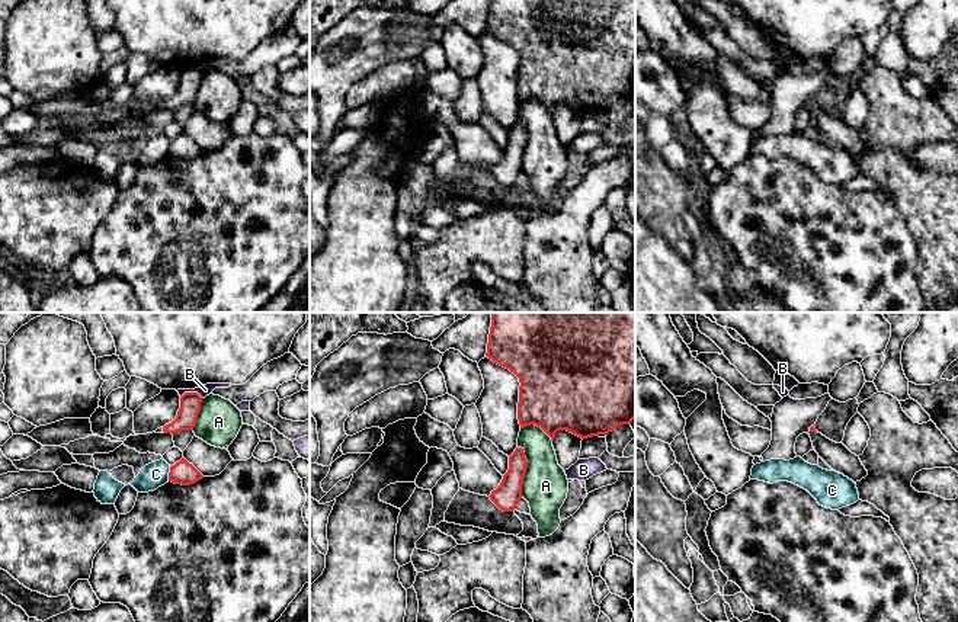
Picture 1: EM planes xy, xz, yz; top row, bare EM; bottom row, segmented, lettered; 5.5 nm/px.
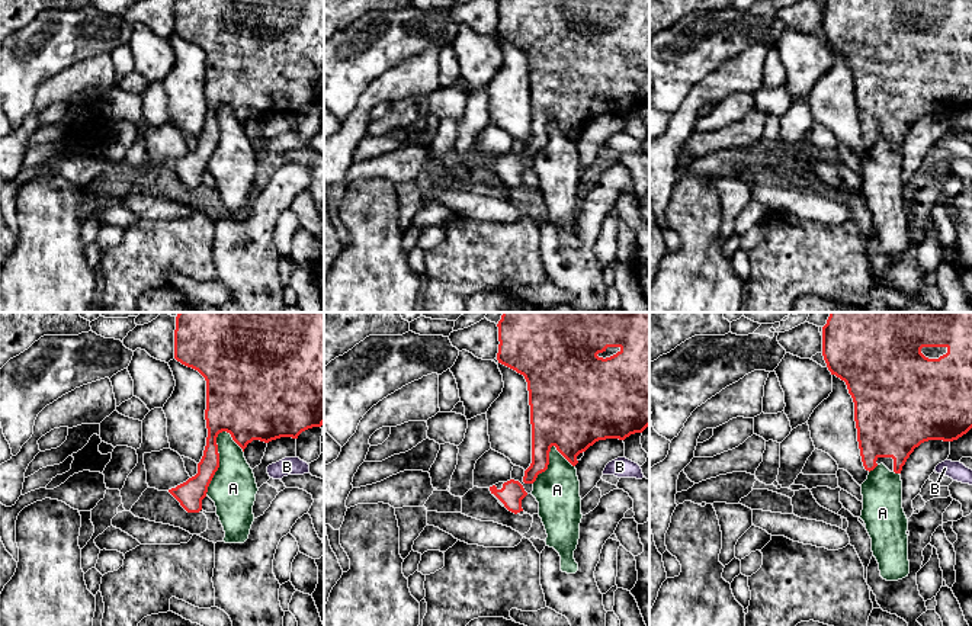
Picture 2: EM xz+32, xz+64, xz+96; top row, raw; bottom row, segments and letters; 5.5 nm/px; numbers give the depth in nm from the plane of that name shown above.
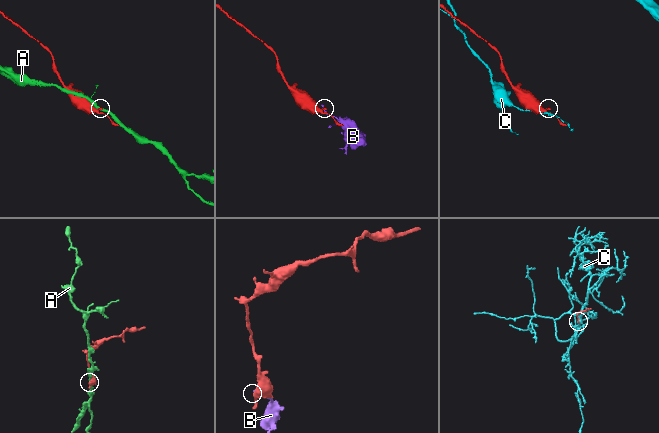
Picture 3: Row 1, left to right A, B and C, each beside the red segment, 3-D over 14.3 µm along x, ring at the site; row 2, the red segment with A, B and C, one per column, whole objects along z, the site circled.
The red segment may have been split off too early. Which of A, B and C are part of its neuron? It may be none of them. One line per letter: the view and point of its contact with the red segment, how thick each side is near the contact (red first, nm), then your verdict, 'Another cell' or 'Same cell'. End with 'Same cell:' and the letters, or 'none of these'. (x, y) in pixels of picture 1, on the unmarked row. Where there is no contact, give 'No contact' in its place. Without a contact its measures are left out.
A: Touches red at xz (525, 146). Thickness 140 nm (red) against 260 nm. Another cell
B: Touches red at xy (192, 67). Thickness 110 nm (red) against 60 nm. Another cell
C: Touches red at xy (169, 148). Thickness 130 nm (red) against 140 nm. Another cell
Same cell: none of these

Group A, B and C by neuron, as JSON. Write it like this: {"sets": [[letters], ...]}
{"sets": [["A"], ["B"], ["C"]]}

